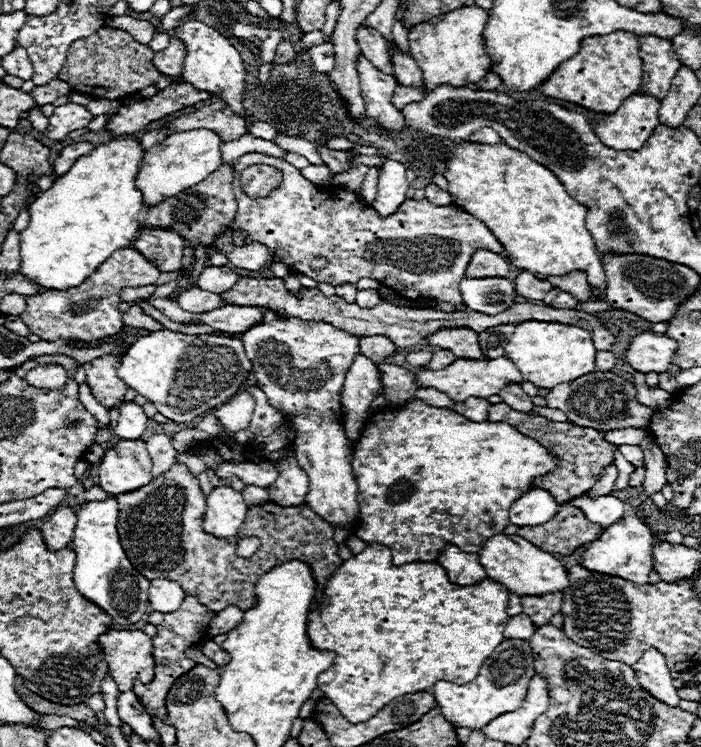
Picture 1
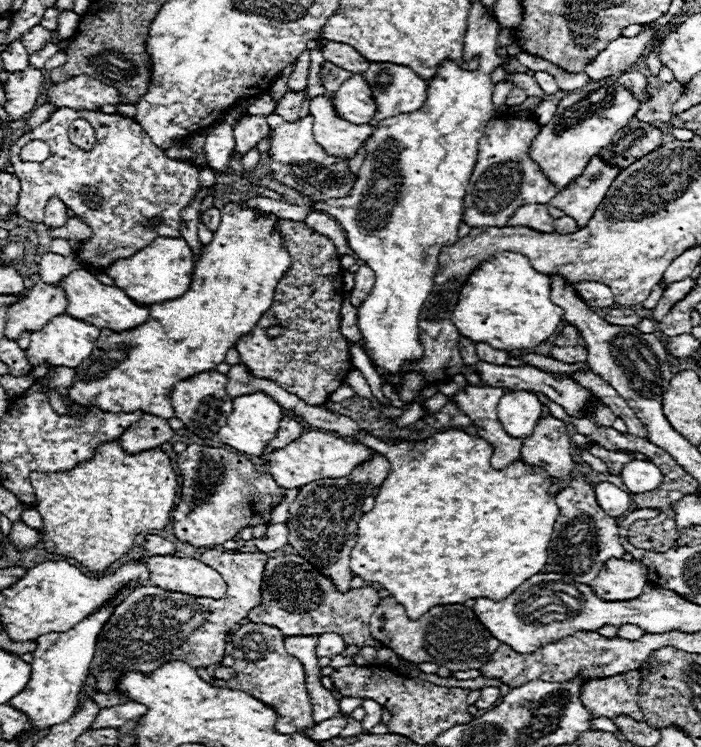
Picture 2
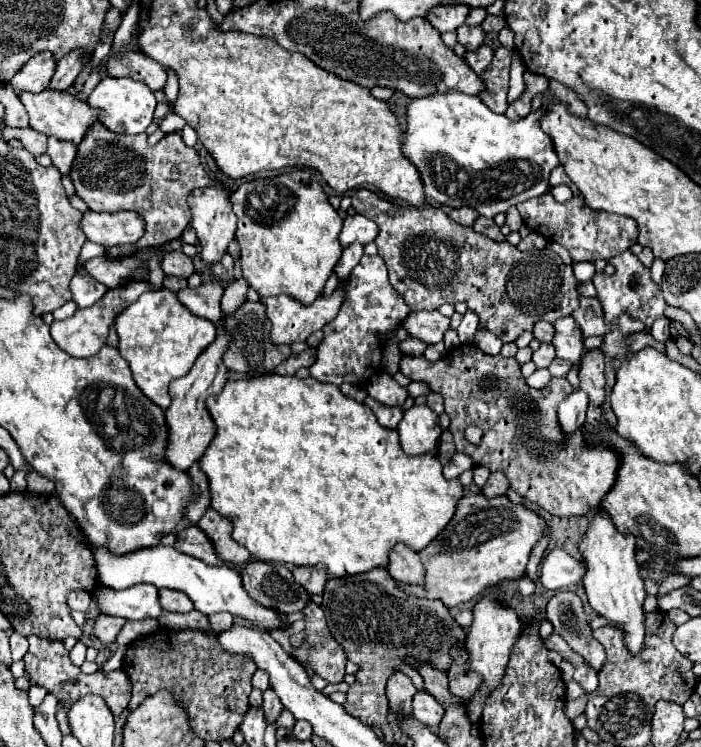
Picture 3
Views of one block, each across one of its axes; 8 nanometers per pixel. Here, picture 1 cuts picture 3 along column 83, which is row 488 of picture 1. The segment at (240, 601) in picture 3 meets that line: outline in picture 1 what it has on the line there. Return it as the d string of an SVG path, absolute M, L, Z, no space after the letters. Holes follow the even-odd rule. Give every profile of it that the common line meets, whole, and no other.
M534 488L512 504L508 518L516 526L540 526L546 524L558 512L558 508L560 504L552 498L550 492Z

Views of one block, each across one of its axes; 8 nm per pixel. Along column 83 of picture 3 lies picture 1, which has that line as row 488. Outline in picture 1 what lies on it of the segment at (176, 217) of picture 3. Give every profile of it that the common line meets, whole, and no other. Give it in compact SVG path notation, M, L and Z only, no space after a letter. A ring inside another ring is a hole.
M174 464L174 468L144 488L120 494L118 504L118 536L132 566L148 580L154 580L156 576L176 580L184 592L196 596L198 602L212 612L228 606L238 606L242 610L254 608L258 602L254 594L256 580L288 560L304 560L312 568L316 596L310 610L316 610L322 602L326 580L342 566L342 560L336 554L338 544L334 542L334 530L306 504L290 508L282 508L274 502L252 506L248 508L248 516L236 536L214 538L212 534L206 534L202 530L206 498L202 496L198 480L190 476L188 468L182 464ZM244 536L256 536L262 542L250 558L236 556L238 538Z

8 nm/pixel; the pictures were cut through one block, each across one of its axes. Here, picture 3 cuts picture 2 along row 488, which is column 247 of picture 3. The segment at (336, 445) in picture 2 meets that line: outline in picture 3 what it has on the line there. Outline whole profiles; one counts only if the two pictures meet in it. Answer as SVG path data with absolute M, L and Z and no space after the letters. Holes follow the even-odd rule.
M236 280L232 282L222 296L222 312L224 314L234 314L244 302L246 302L246 292L248 292L248 284L246 280Z

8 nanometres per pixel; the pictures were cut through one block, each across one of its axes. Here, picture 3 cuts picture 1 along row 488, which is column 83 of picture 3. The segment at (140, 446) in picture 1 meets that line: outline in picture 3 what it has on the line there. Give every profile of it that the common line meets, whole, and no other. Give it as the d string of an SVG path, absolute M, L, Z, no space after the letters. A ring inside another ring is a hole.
M46 88L38 94L22 92L22 94L18 94L18 98L30 116L30 128L34 128L40 134L54 136L58 140L74 140L74 144L78 144L78 140L82 140L82 134L86 134L86 128L90 128L90 124L98 122L98 120L94 120L94 108L90 108L86 102L80 102L74 94L70 94L66 90Z

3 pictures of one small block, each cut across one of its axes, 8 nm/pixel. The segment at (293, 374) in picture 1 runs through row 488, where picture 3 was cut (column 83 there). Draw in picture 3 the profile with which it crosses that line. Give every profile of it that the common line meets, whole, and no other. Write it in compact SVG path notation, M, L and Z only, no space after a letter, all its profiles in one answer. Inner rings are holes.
M142 280L142 282L130 282L126 286L120 286L120 288L114 288L114 290L108 290L94 306L90 308L82 308L82 310L76 310L74 316L66 318L66 320L54 320L50 330L52 330L52 338L54 342L64 350L68 352L70 356L76 356L76 358L88 358L92 354L96 354L102 344L106 342L108 338L108 330L110 326L114 324L116 316L126 308L130 306L134 300L138 300L138 296L142 292L148 292L152 288L152 284L148 280Z

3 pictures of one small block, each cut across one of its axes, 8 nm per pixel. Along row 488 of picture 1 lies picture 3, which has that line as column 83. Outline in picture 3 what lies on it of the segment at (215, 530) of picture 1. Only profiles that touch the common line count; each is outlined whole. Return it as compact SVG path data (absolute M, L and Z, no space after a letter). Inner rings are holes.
M132 210L120 212L84 212L80 222L80 230L84 232L86 240L100 244L100 246L118 246L118 244L132 244L142 238L144 224L142 216Z

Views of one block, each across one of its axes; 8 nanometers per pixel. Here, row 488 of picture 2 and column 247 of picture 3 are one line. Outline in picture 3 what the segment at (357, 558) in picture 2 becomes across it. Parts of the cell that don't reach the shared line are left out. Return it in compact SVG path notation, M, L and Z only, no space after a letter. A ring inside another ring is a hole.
M276 374L258 376L258 378L244 378L244 380L234 380L234 382L228 380L220 394L210 396L206 400L206 408L216 424L216 436L198 462L200 462L200 470L206 474L208 484L210 484L210 508L214 508L220 516L224 516L232 522L234 528L232 528L230 536L238 544L246 546L248 552L256 560L282 562L282 564L292 564L292 566L308 566L308 564L314 566L320 562L328 568L330 576L350 576L350 574L368 572L370 568L384 568L386 554L390 552L390 548L394 548L396 542L404 542L414 552L418 552L430 540L434 540L434 536L438 536L438 532L442 532L442 528L450 522L456 502L462 496L462 484L458 480L446 480L442 476L442 464L436 460L436 454L414 456L414 458L404 454L400 448L396 430L382 428L366 404L360 404L360 402L344 396L334 384L324 384L324 382L312 380L310 376L306 380L302 380L298 376L276 376Z

